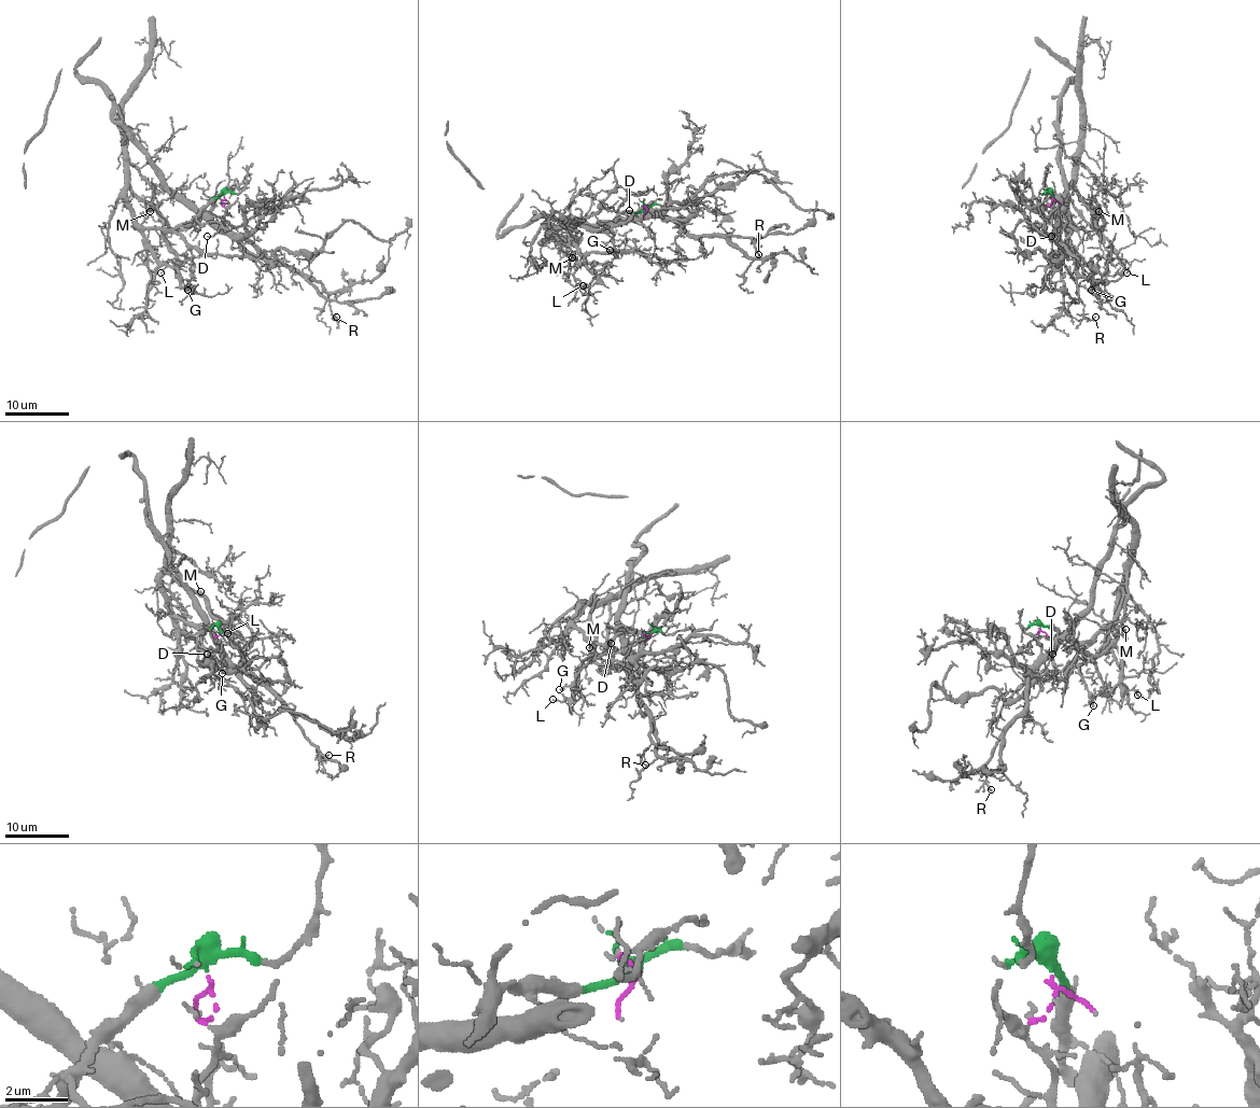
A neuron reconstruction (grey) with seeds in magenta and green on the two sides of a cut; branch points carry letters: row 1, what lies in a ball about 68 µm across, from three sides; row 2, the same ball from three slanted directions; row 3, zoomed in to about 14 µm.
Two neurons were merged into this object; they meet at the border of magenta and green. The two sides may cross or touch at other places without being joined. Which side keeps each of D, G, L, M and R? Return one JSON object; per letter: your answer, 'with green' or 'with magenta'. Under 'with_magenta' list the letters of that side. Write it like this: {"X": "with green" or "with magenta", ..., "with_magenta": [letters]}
{"D": "with magenta", "G": "with green", "L": "with green", "M": "with green", "R": "with magenta", "with_magenta": ["D", "R"]}

